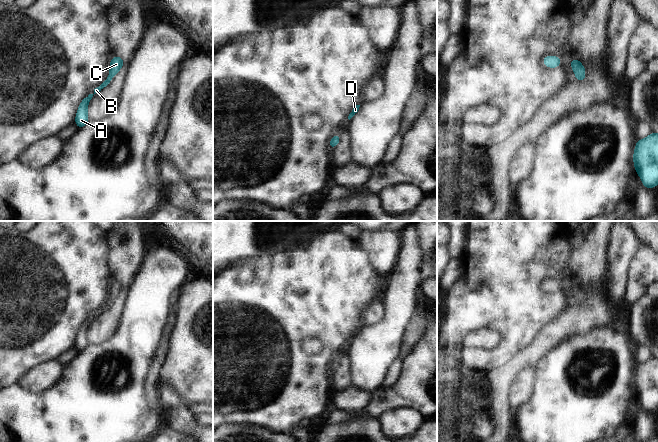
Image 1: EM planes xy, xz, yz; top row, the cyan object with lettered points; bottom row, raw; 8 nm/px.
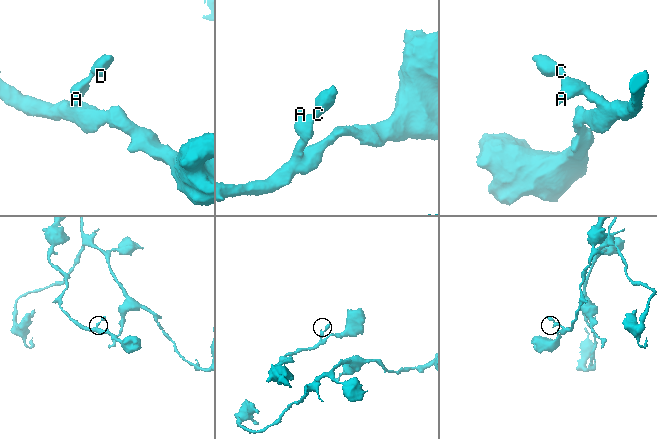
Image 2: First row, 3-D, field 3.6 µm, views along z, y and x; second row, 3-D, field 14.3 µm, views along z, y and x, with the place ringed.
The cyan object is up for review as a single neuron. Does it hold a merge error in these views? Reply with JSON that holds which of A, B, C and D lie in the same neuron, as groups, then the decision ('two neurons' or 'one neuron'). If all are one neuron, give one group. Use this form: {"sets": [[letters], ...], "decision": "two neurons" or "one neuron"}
{"sets": [["A", "B", "C", "D"]], "decision": "one neuron"}

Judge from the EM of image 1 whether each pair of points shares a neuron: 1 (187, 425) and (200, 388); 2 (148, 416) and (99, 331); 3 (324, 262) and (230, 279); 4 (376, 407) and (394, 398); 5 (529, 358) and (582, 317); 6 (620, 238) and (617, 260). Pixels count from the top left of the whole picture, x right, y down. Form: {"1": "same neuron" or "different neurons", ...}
{"1": "different neurons", "2": "different neurons", "3": "same neuron", "4": "same neuron", "5": "same neuron", "6": "same neuron"}

